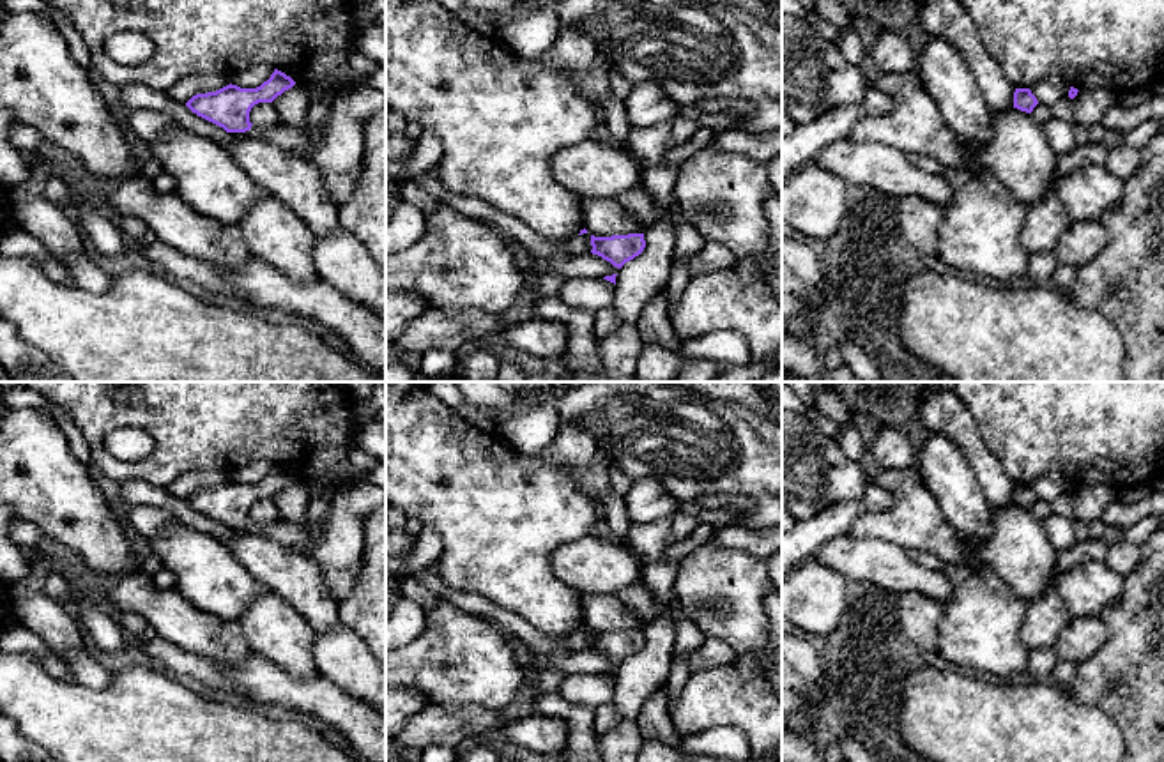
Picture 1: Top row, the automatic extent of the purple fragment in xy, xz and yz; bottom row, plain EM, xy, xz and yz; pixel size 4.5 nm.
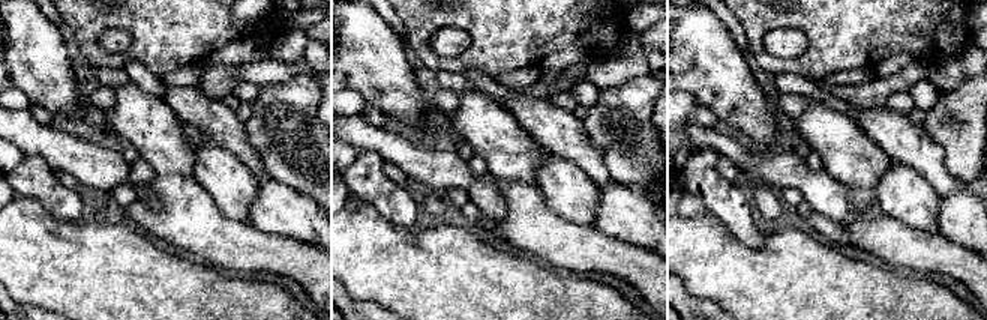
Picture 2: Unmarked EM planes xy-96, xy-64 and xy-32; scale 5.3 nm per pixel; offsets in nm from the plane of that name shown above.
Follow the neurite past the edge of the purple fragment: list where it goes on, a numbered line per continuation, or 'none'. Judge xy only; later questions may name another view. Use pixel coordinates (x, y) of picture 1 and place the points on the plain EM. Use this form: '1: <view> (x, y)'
1: xy (290, 533)

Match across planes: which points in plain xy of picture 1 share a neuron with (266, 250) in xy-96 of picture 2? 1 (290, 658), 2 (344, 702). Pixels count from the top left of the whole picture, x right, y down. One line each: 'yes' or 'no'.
1: no
2: yes

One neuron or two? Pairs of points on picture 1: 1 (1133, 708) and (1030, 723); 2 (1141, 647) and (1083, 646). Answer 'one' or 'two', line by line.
1: two
2: two

